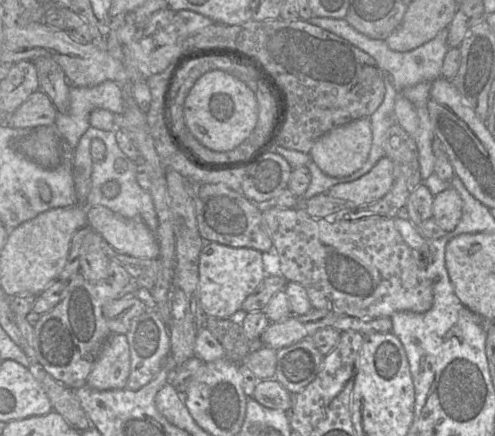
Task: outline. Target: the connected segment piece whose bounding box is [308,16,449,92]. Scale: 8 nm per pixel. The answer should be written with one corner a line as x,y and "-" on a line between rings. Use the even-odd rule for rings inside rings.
313,16
308,21
311,24
319,26
347,40
355,47
370,55
376,61
382,72
390,75
392,78
392,85
397,92
420,82
434,81
436,78
441,77
443,60
449,49
447,44
448,27
439,31
433,39
411,51
396,52
391,50
384,40
372,39
358,32
350,26
345,19

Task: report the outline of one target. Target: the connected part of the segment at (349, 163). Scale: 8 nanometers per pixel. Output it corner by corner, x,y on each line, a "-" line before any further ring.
360,118
333,128
319,137
309,155
311,160
328,176
342,178
359,170
368,159
372,146
370,119

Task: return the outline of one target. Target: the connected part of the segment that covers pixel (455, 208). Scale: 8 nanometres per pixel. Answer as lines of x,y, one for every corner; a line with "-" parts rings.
448,188
434,196
432,219
445,232
455,229
462,216
462,199
453,188

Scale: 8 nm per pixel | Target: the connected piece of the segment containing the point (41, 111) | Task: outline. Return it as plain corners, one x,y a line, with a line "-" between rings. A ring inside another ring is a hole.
37,90
6,119
6,124
14,128
33,129
55,124
58,110
50,97

